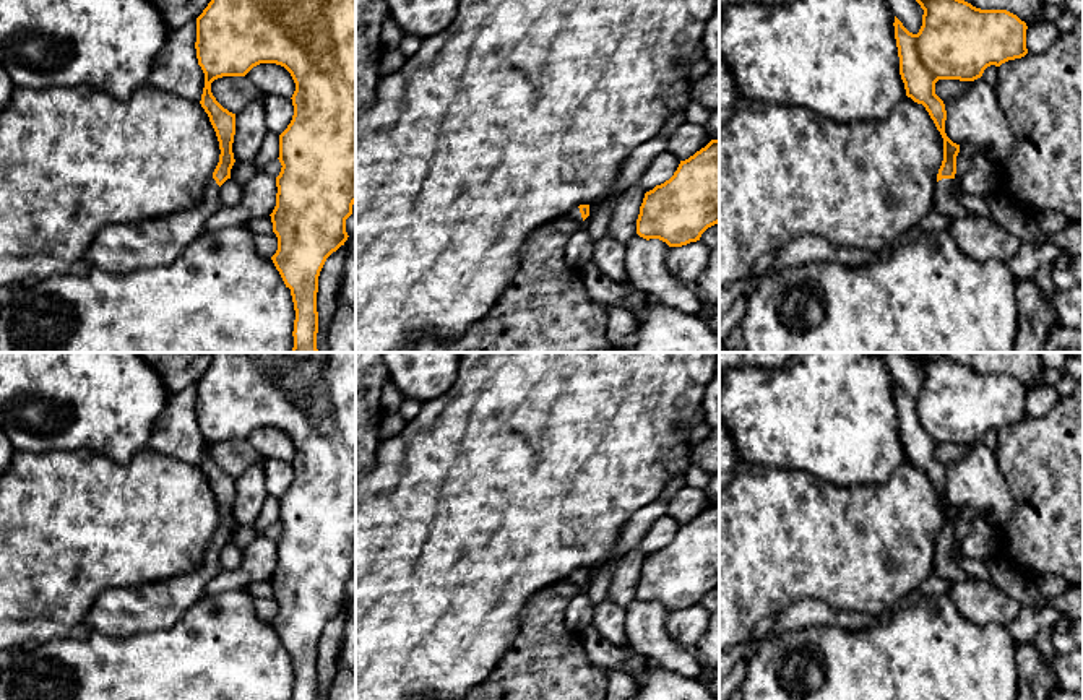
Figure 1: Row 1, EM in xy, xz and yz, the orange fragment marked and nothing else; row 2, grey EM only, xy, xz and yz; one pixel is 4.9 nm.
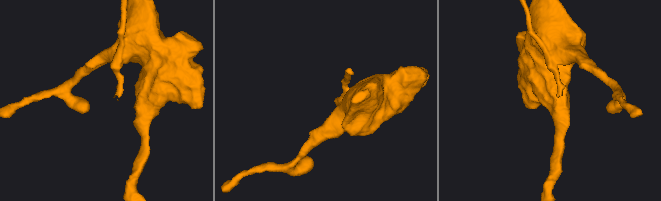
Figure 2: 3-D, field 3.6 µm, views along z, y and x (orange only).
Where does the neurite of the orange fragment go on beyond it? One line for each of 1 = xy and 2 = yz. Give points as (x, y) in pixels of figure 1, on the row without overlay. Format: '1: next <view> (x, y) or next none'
1: next none
2: next none

